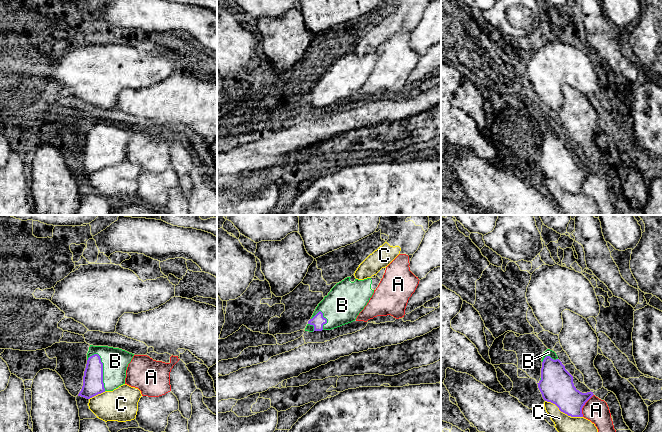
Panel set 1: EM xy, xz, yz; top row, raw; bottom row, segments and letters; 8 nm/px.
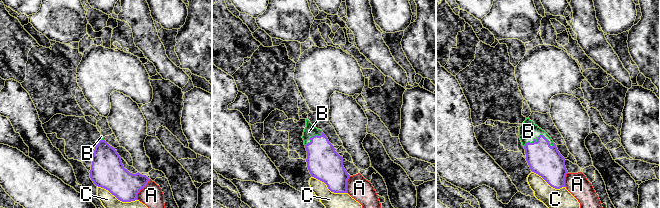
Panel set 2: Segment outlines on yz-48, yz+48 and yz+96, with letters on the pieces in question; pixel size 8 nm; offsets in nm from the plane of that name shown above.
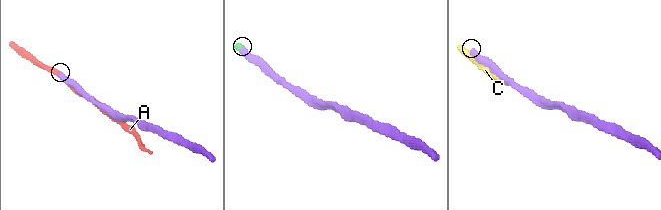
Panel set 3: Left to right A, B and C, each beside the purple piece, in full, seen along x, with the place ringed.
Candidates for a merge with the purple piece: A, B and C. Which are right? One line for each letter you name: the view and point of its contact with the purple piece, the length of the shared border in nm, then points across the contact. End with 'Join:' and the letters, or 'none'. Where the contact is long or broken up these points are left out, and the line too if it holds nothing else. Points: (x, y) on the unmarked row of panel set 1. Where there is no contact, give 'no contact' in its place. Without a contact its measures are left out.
B: xy (102, 147) | 320 nm
Join: B

